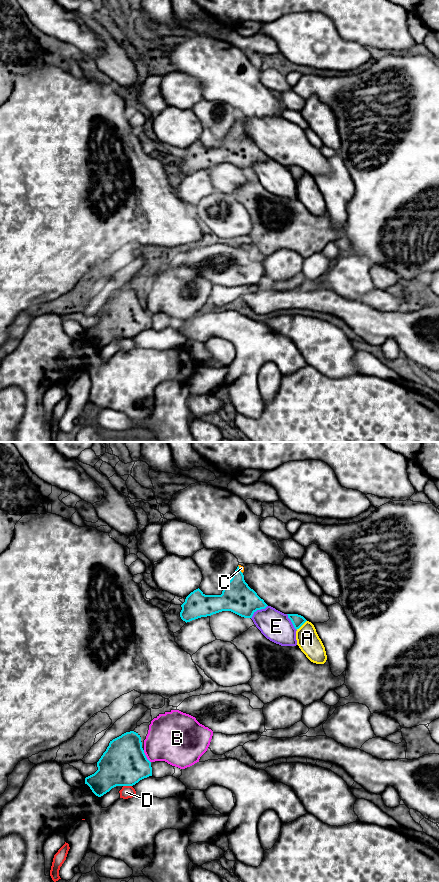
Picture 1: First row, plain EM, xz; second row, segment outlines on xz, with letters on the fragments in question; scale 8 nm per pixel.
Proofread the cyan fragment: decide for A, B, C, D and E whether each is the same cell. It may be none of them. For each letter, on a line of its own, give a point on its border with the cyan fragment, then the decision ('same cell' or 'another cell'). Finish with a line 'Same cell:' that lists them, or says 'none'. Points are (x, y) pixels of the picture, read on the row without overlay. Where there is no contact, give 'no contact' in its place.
A: contact xz (301, 177); another cell
B: contact xz (145, 308); another cell
C: contact xz (239, 121); same cell
D: contact xz (127, 337); another cell
E: contact xz (258, 161); another cell
Same cell: C

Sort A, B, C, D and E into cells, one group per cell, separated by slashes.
A / B / C / D / E

